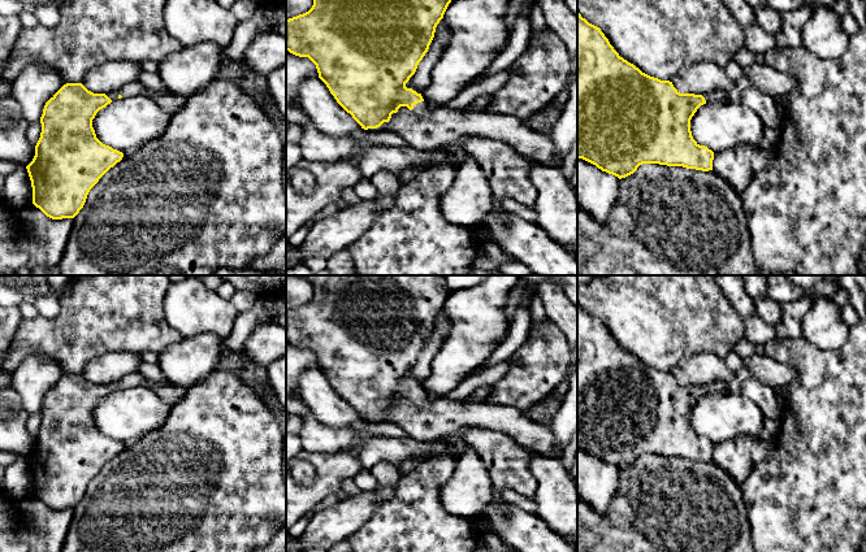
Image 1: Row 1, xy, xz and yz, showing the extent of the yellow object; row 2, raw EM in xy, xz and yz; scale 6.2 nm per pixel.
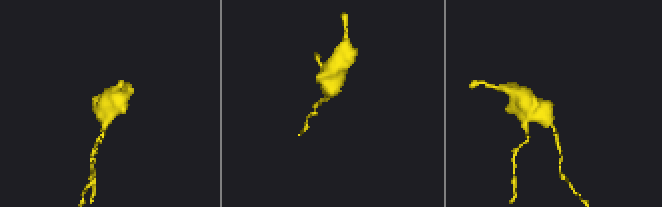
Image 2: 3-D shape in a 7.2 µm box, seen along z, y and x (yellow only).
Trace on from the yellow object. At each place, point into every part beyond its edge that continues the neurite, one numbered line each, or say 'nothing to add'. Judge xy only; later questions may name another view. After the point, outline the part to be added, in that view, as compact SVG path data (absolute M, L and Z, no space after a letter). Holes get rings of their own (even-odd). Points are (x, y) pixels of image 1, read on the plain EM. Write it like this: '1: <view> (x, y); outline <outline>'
1: xy (172, 394); outline M139 371L129 374L124 378L121 378L118 382L108 384L107 387L112 392L114 392L118 390L120 386L122 388L133 388L133 387L139 387L139 386L147 387L147 388L155 391L170 407L174 407L178 401L181 401L189 390L183 386L176 386L172 383L166 383L166 384L152 383Z

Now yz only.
1: yz (721, 386); outline M711 382L709 384L702 386L706 391L706 394L713 394L713 392L723 392L727 391L728 383L727 382Z

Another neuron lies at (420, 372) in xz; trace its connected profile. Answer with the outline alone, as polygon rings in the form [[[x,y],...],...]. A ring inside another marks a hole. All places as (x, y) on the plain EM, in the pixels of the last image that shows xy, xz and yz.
[[[442,309],[436,318],[434,329],[429,336],[428,343],[419,353],[415,365],[406,374],[407,379],[412,379],[417,384],[423,384],[429,378],[434,355],[443,339],[447,336],[449,331],[450,321],[447,320]]]

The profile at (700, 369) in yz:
[[[697,353],[684,358],[677,368],[671,371],[680,384],[703,386],[711,382],[729,383],[735,378],[723,358],[714,353]]]

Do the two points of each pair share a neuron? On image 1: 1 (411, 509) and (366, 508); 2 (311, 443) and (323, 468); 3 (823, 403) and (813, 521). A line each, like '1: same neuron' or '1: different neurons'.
1: different neurons
2: different neurons
3: same neuron

